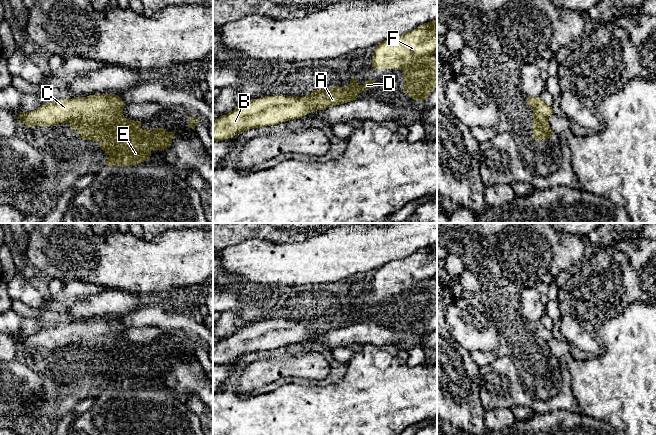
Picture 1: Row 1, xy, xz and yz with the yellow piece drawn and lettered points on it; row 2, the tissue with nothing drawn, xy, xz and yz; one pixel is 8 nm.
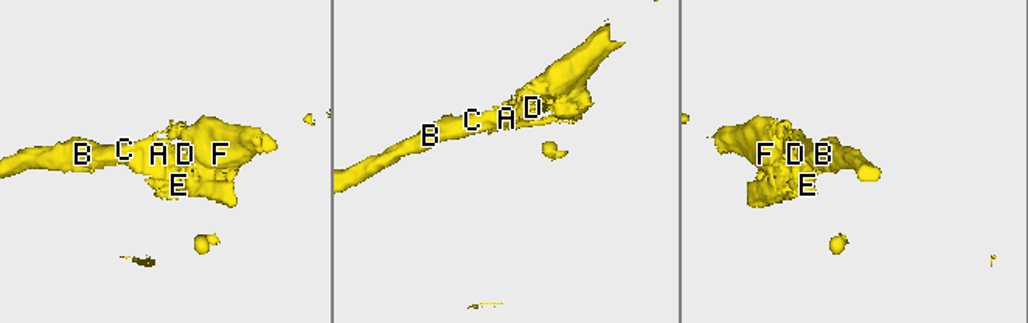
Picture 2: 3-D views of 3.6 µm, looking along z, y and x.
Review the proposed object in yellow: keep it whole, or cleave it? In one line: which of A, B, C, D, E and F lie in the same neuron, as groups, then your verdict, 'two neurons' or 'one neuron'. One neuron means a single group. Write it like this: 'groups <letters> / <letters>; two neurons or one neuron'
groups A D E / B C F; two neurons

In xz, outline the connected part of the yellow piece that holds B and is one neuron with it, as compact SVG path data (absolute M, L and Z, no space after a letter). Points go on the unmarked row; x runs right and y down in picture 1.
M281 319L265 320L252 325L244 325L228 337L213 345L213 365L223 365L234 361L239 357L252 352L277 349L285 345L300 343L314 336L306 324L297 324L293 320L283 321Z

